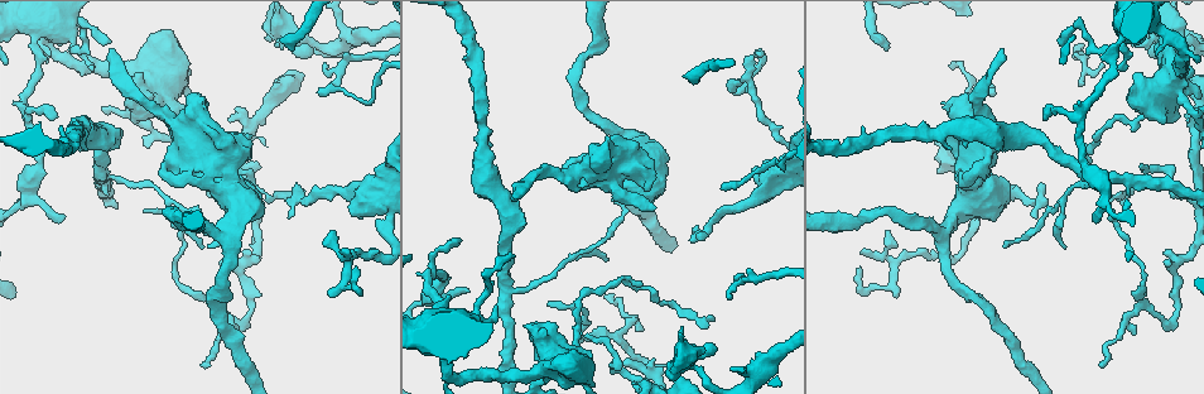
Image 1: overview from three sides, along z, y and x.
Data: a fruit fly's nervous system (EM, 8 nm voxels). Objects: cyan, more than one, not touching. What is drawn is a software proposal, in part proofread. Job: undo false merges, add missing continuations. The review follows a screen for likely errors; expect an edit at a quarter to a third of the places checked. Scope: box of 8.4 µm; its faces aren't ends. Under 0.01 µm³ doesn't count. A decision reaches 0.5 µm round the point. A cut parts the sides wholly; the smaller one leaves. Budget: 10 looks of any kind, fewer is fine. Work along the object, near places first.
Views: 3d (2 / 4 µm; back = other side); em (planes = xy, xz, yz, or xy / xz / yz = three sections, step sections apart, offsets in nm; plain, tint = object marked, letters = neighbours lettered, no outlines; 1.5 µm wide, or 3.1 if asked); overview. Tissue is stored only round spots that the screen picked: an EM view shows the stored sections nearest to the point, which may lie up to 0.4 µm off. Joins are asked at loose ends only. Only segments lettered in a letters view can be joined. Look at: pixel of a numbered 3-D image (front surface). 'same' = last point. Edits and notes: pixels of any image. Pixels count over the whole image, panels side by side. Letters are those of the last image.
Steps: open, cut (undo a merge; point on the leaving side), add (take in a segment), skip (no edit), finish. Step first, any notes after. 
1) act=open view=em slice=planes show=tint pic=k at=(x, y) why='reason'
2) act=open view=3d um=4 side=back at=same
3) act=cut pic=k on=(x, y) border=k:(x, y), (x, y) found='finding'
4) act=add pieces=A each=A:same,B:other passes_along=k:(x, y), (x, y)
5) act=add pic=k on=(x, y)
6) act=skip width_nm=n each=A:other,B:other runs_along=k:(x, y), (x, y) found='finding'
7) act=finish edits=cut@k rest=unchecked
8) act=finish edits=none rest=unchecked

act=open view=3d um=2 pic=1 at=(206, 189) why='branch stops here'

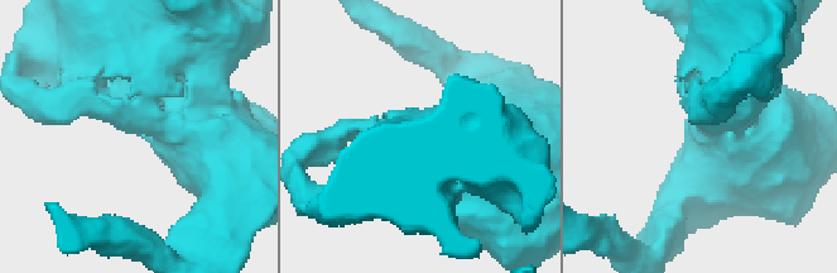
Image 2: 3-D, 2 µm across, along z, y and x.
act=open view=em slice=yz step=4 show=tint pic=2 at=(702, 126)

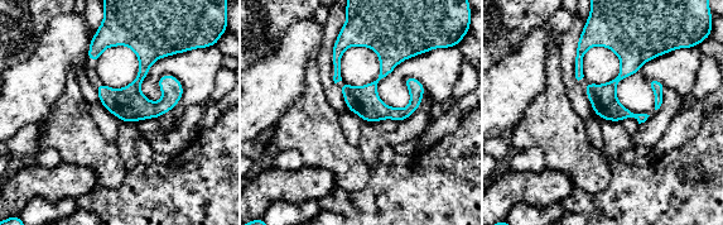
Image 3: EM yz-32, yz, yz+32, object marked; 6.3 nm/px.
act=open view=em slice=planes show=letters at=same why='another direction'

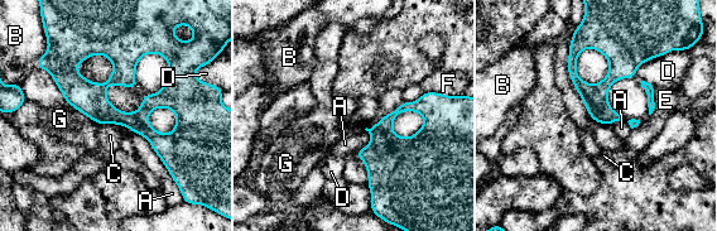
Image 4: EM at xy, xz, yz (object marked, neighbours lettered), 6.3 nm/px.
act=skip longest_contact=A:550nm each=A:other,B:other,C:other,D:other,E:other,F:other,G:other border=4:(118, 124), (99, 125) found='no lettered segment goes on from it'

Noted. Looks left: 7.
act=open view=3d um=4 pic=1 at=(1105, 366) why='tapers out'

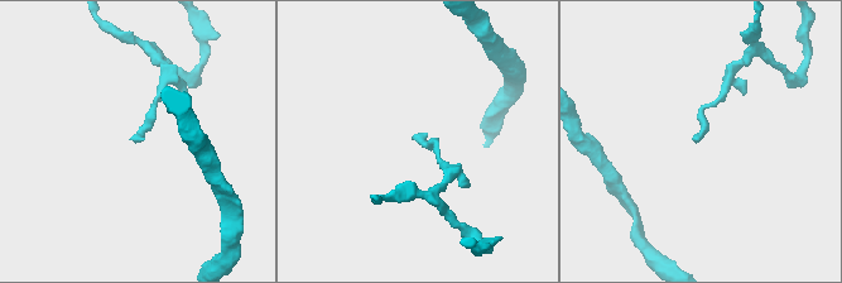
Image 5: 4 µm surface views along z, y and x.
act=open view=em slice=planes show=letters pic=5 at=(415, 138)

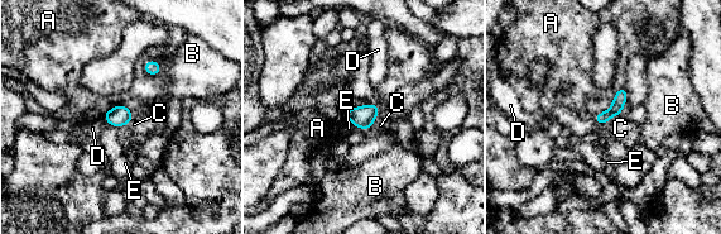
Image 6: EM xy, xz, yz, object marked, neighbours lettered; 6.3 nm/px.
act=skip each=A:other,B:other,C:other,D:other,E:other found='no lettered segment goes on from it'

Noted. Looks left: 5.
act=open view=em slice=xy step=4 show=tint pic=1 at=(1125, 42) why='abrupt turn'

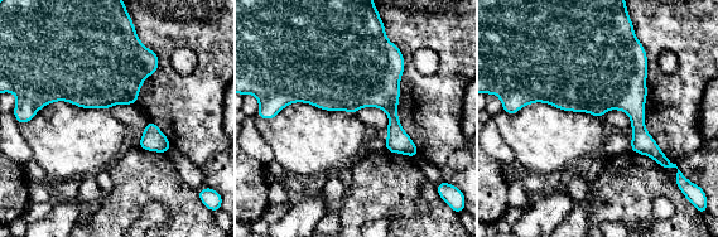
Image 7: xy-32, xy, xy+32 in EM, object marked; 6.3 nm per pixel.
act=open view=em slice=planes show=letters at=same

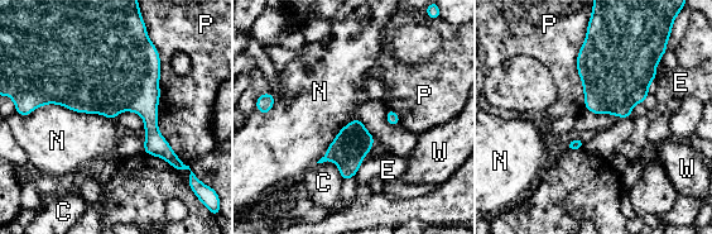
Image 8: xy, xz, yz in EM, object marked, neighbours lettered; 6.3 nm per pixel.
act=skip each=C:other,E:other,N:other,P:other,W:other found='one neuron here'

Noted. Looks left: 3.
act=open view=3d um=2 side=back pic=1 at=(944, 132)

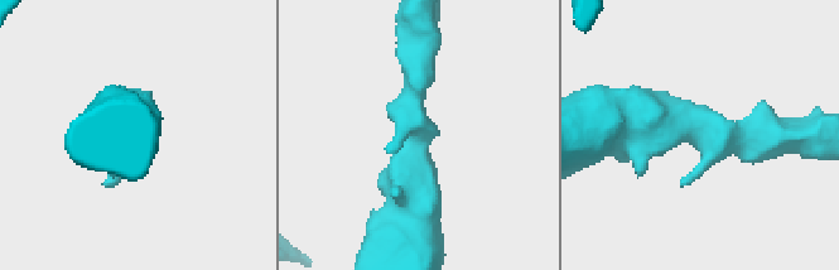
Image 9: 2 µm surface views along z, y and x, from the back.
act=open view=em slice=planes show=letters pic=9 at=(410, 128) arm_widths_nm=240,480 why='now the EM'

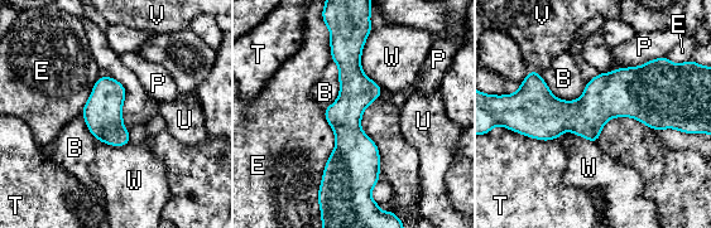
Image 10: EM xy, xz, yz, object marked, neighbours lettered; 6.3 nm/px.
act=skip each=B:other,E:other,P:other,T:other,U:other,V:other,W:other border=10:(537, 72), (563, 100), (587, 82) found='all the same neuron'

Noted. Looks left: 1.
act=finish edits=none rest=unchecked

